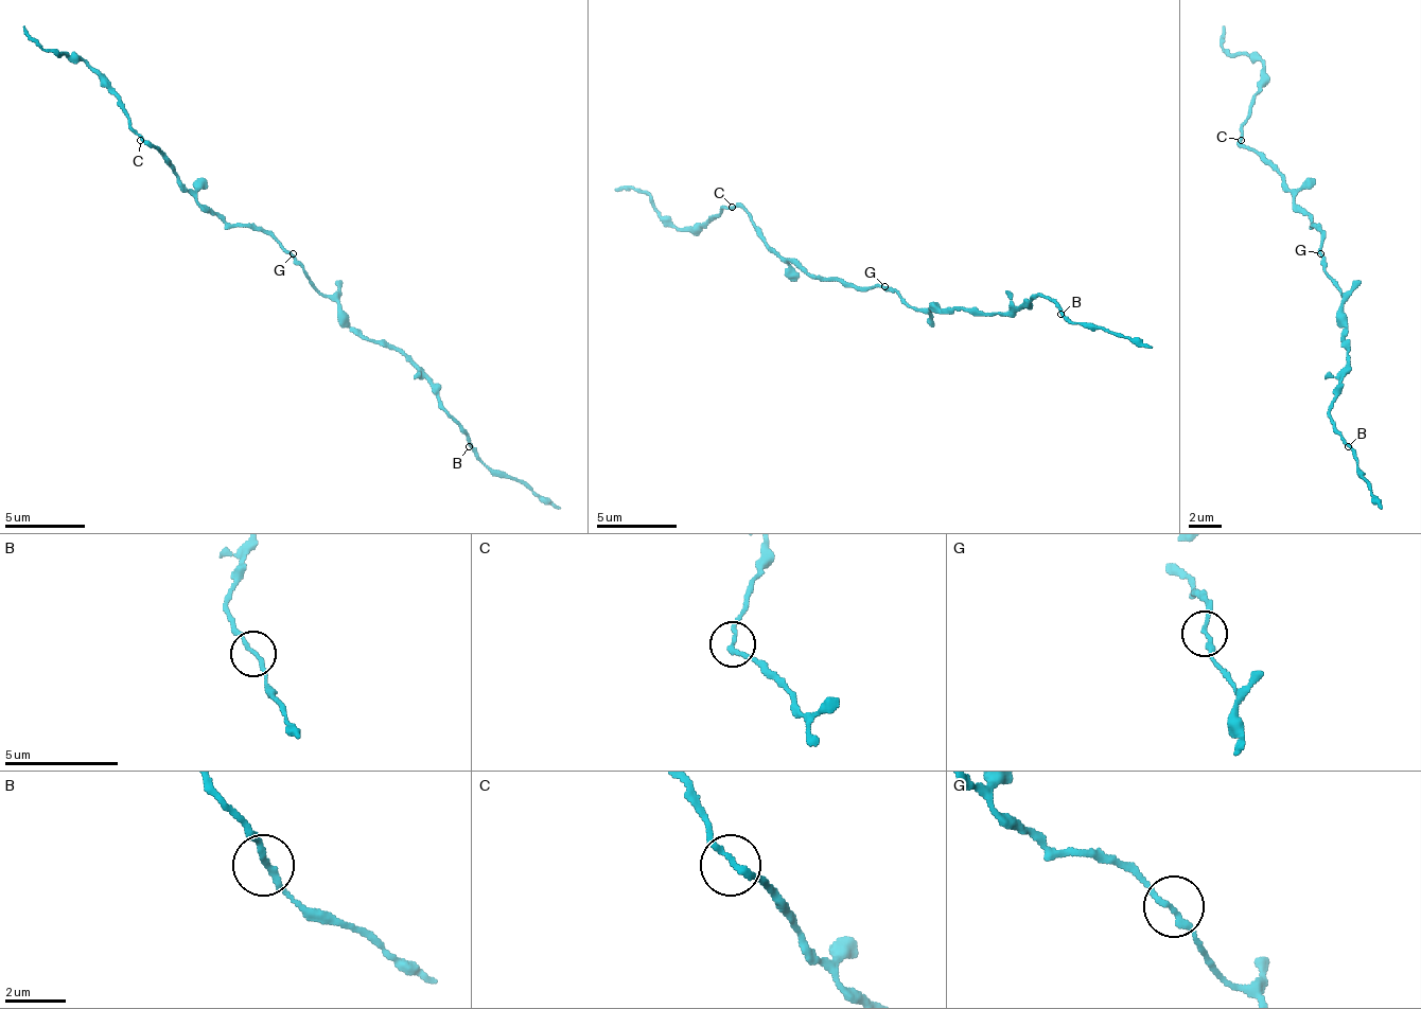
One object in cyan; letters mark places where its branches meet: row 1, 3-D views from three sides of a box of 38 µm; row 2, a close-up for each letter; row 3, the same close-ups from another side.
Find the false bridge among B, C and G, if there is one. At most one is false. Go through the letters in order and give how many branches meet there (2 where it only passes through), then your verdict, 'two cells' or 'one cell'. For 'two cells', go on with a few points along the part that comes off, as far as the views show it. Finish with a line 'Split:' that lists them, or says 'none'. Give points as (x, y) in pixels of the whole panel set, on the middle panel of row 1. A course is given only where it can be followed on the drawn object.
B: 2 | one cell
C: 2 | one cell
G: 2 | one cell
Split: none

